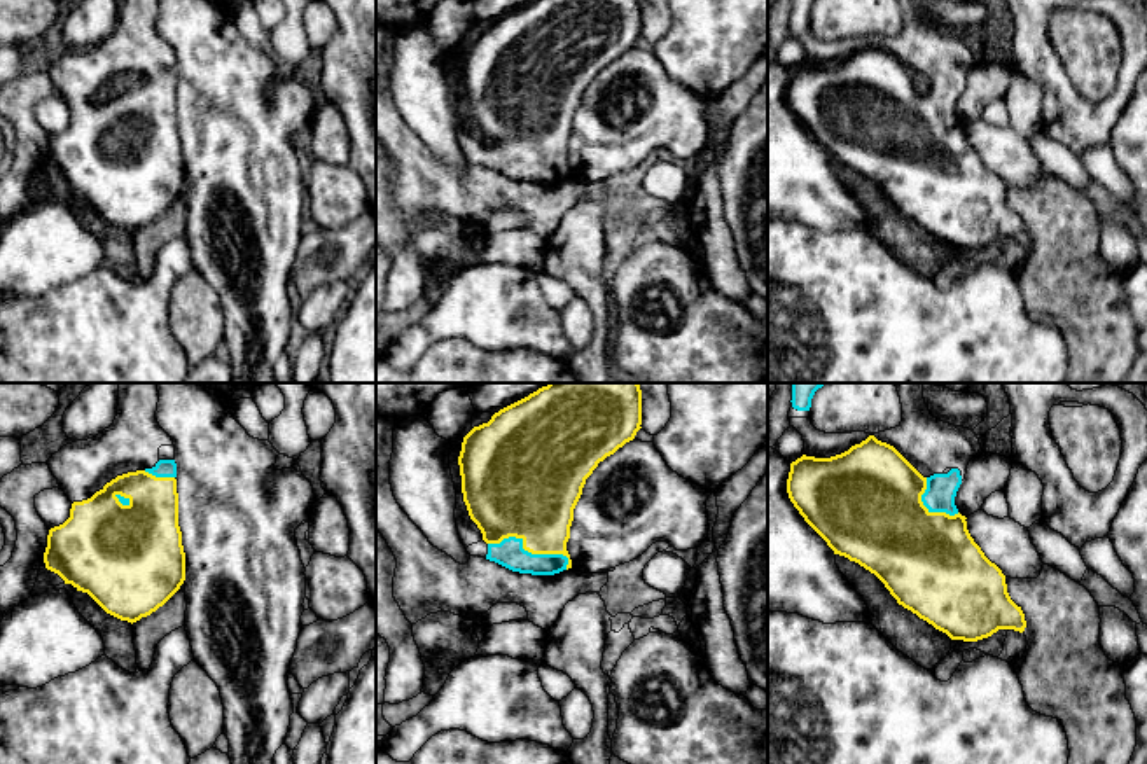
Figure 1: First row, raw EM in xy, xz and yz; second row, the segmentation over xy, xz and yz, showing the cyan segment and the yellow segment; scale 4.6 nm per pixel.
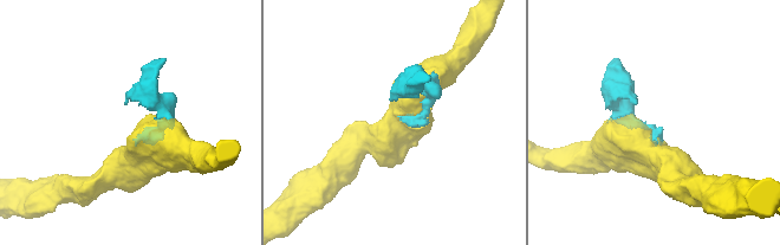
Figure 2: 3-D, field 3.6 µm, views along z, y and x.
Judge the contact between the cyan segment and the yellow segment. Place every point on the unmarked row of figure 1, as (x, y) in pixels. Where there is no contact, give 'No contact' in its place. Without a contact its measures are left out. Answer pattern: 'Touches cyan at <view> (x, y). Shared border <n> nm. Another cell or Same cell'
Touches cyan at xz (527, 159). Shared border 380 nm. Same cell

